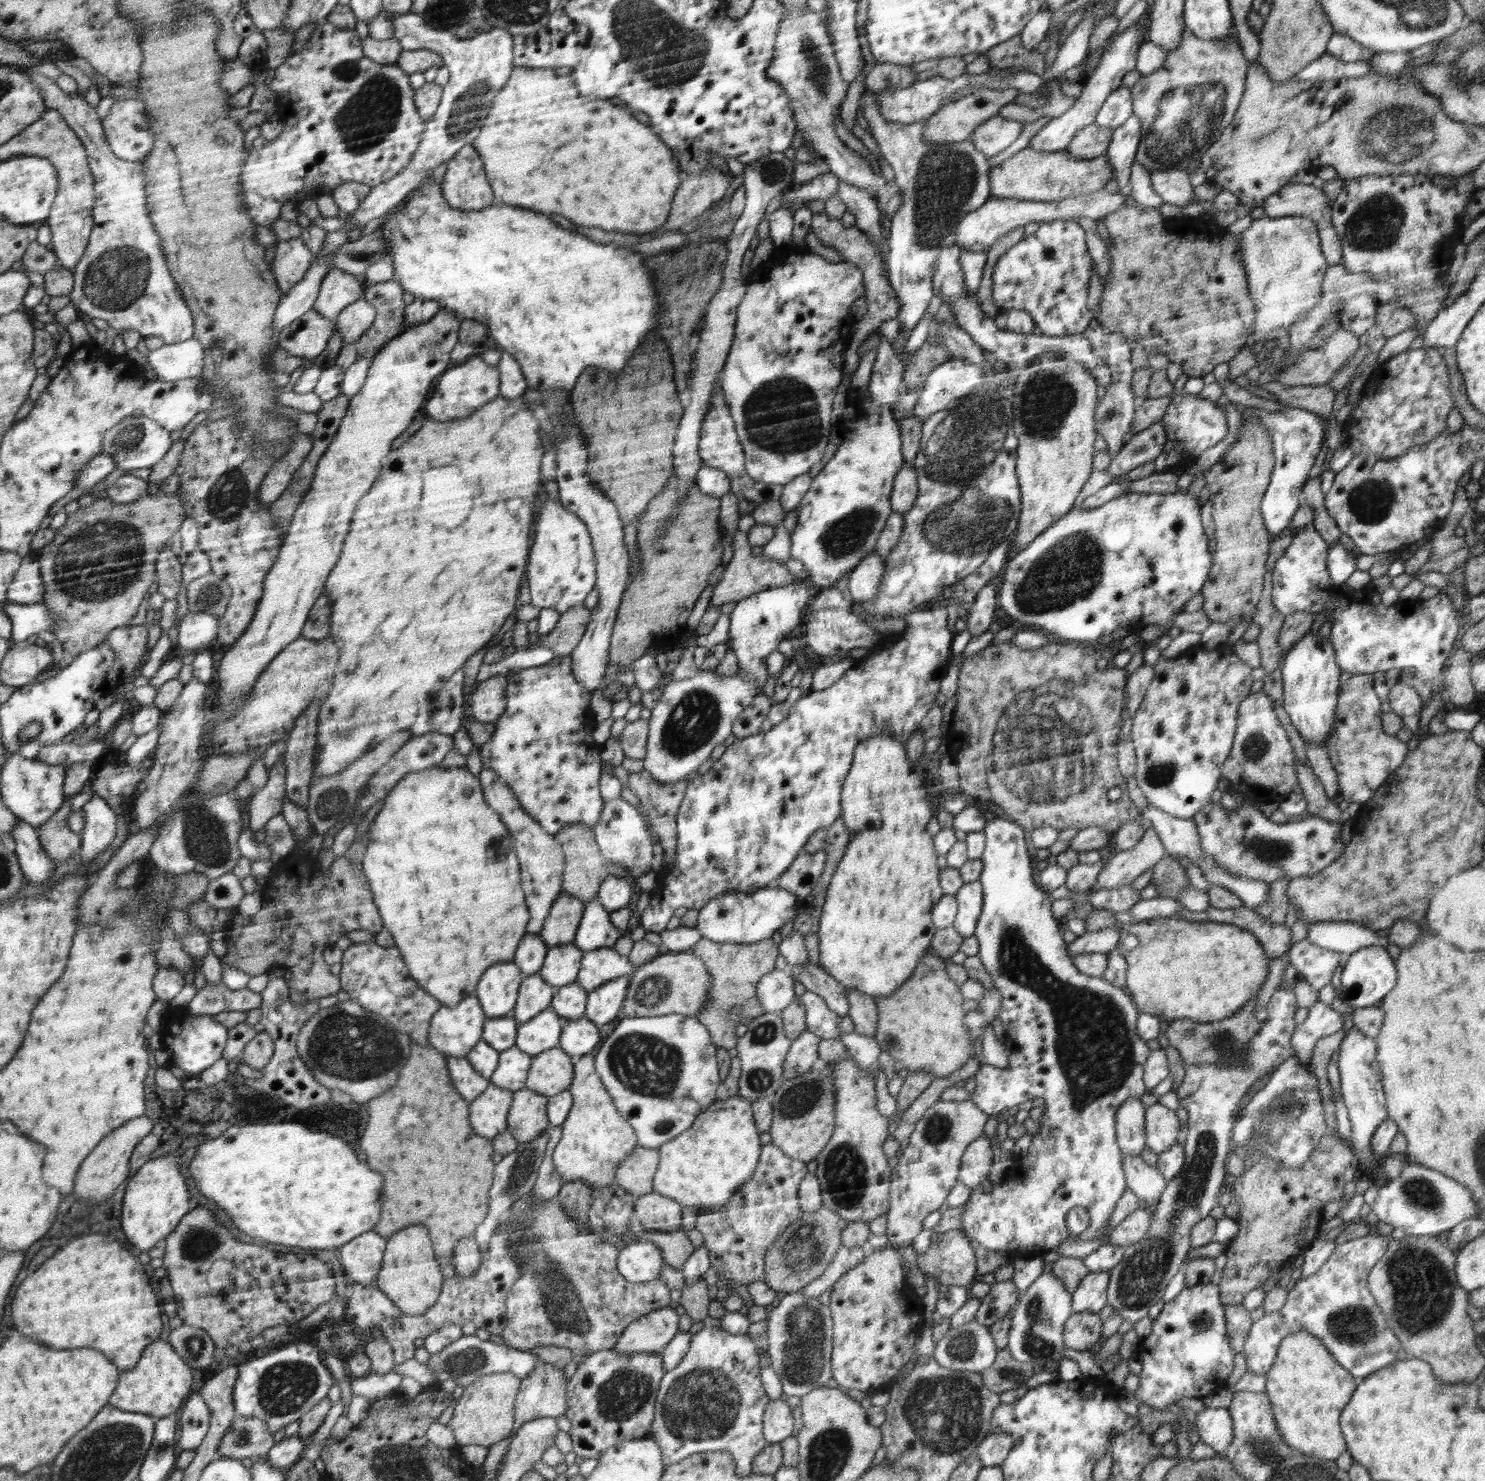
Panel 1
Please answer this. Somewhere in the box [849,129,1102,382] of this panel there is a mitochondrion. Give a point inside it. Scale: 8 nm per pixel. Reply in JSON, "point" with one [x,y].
{"point":[945,179]}

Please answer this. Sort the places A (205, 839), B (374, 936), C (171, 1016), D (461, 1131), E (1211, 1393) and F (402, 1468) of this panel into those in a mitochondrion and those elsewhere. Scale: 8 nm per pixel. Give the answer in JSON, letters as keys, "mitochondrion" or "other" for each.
{"A":"mitochondrion","B":"other","C":"other","D":"other","E":"other","F":"mitochondrion"}

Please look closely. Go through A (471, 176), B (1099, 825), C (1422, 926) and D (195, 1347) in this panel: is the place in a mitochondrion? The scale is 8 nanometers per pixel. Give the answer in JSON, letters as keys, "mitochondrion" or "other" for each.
{"A":"other","B":"other","C":"other","D":"mitochondrion"}

